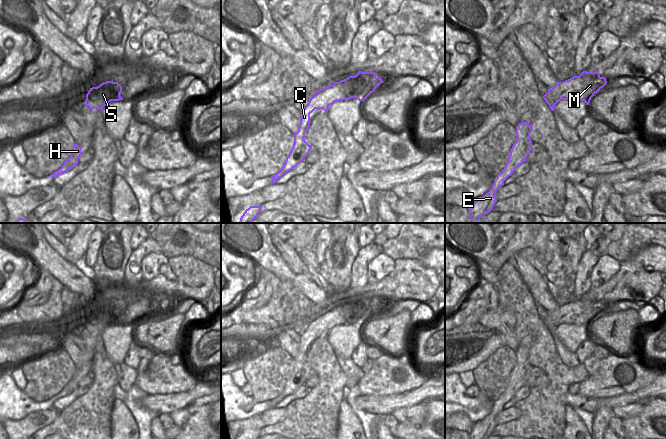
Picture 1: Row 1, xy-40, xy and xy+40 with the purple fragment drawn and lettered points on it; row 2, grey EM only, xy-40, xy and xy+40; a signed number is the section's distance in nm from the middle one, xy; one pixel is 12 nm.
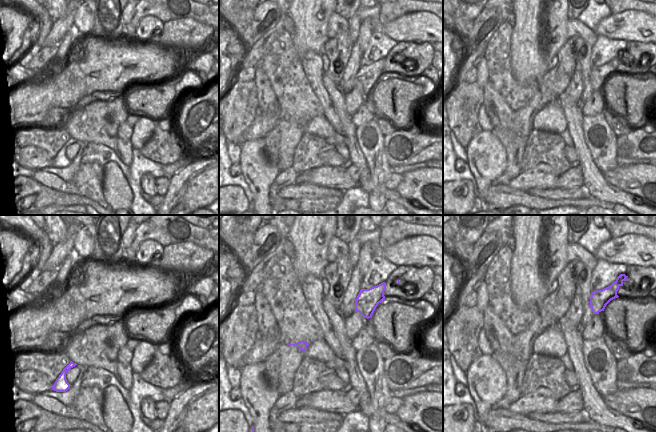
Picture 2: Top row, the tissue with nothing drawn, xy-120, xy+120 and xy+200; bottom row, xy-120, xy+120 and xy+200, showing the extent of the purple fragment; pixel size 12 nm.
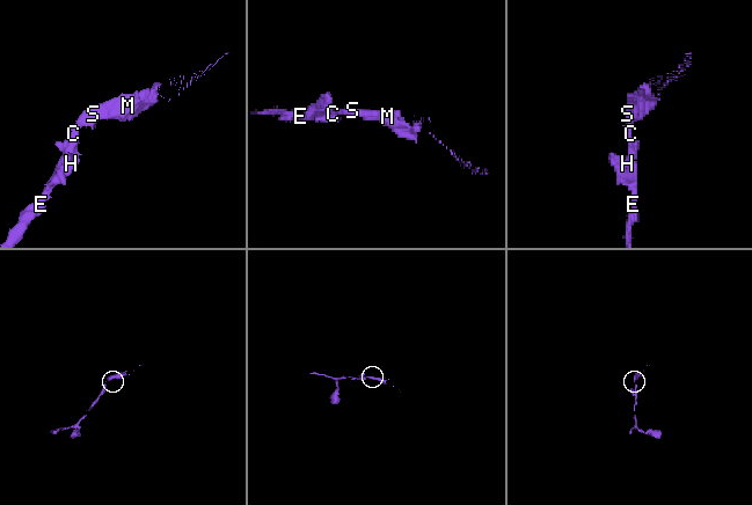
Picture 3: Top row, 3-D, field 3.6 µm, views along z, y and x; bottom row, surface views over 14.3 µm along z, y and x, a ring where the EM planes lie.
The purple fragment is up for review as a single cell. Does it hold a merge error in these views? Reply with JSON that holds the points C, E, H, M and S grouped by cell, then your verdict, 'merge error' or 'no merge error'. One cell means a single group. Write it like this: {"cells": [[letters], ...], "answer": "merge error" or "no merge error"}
{"cells": [["C", "E", "H", "M", "S"]], "answer": "no merge error"}

